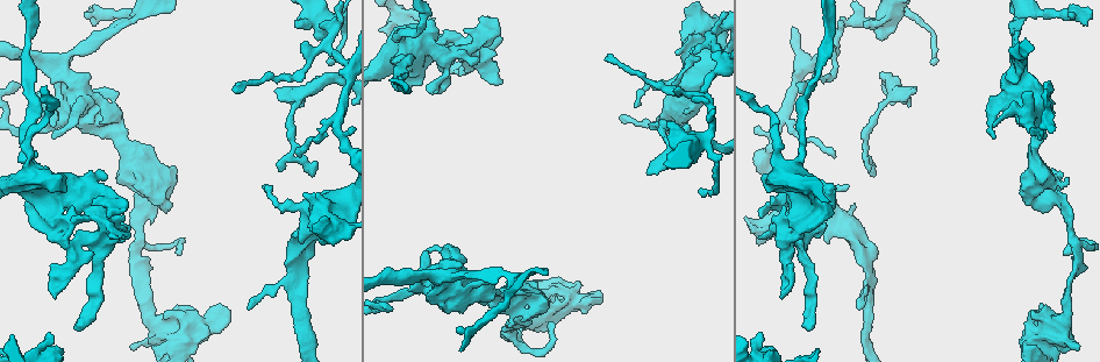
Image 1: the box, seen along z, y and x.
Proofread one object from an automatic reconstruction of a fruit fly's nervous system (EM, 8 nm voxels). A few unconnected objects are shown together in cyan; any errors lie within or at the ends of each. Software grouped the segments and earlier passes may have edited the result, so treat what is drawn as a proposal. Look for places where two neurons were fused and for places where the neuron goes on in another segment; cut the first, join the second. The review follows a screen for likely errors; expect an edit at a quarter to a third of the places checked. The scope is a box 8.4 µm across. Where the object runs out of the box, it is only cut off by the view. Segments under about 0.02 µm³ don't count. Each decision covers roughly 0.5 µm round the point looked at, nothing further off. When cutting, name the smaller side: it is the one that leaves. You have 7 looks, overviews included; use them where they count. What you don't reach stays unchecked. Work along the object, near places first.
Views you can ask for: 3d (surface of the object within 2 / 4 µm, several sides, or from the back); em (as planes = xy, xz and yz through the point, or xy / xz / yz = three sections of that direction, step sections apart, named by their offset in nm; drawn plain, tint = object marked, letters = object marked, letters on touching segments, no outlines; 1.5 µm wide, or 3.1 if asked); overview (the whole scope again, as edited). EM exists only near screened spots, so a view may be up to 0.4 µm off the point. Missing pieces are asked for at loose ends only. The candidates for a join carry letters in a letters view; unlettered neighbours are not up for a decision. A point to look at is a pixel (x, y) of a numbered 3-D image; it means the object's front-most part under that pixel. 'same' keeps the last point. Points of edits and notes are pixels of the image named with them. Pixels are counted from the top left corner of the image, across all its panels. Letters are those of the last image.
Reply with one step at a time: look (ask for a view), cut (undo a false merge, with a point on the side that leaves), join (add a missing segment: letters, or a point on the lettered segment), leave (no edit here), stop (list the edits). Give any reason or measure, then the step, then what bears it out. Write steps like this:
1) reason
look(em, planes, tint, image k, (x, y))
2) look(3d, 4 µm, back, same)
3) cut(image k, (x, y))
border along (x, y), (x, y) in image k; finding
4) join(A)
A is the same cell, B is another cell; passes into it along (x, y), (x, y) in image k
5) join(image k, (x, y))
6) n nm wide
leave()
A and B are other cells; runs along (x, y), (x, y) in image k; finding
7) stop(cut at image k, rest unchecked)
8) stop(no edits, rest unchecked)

touches itself
look(em, planes, letters, image 1, (60, 129))

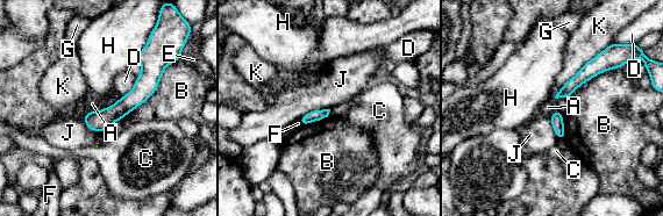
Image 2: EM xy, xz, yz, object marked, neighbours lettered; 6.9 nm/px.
leave()
A, B, C, D, E, F, G, H, J and K are other cells; runs along (150, 57), (147, 84), (92, 127) in image 2; all the same neuron

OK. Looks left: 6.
look(em, planes, letters, image 1, (403, 50))

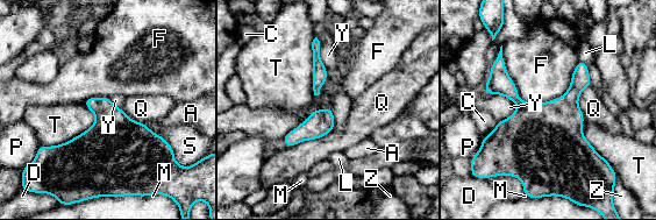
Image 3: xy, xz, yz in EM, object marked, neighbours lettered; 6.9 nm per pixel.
550 nm wide
leave()
A, C, D, F, L, M, P, Q, S, T, Y and Z are other cells; continuous, no second neuron

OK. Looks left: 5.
branch stops here
look(3d, 4 µm, image 1, (647, 173))

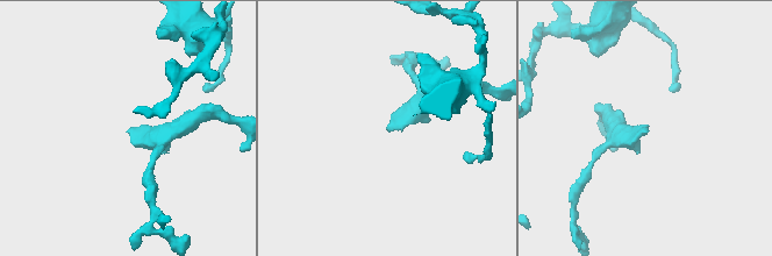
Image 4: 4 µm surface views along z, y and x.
now the EM
look(em, planes, letters, image 4, (387, 128))

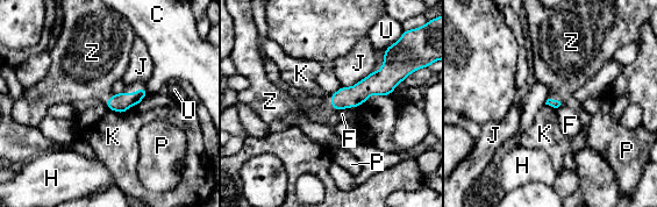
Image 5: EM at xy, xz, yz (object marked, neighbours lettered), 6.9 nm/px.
J touches over 260 nm
join(Z)
Z is the same cell, C, F, H, J, K, P and U are other cells; passes into it along (345, 97), (331, 104), (295, 107) in image 5; it goes on there

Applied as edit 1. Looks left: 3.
stop(join at image 5, rest unchecked)

